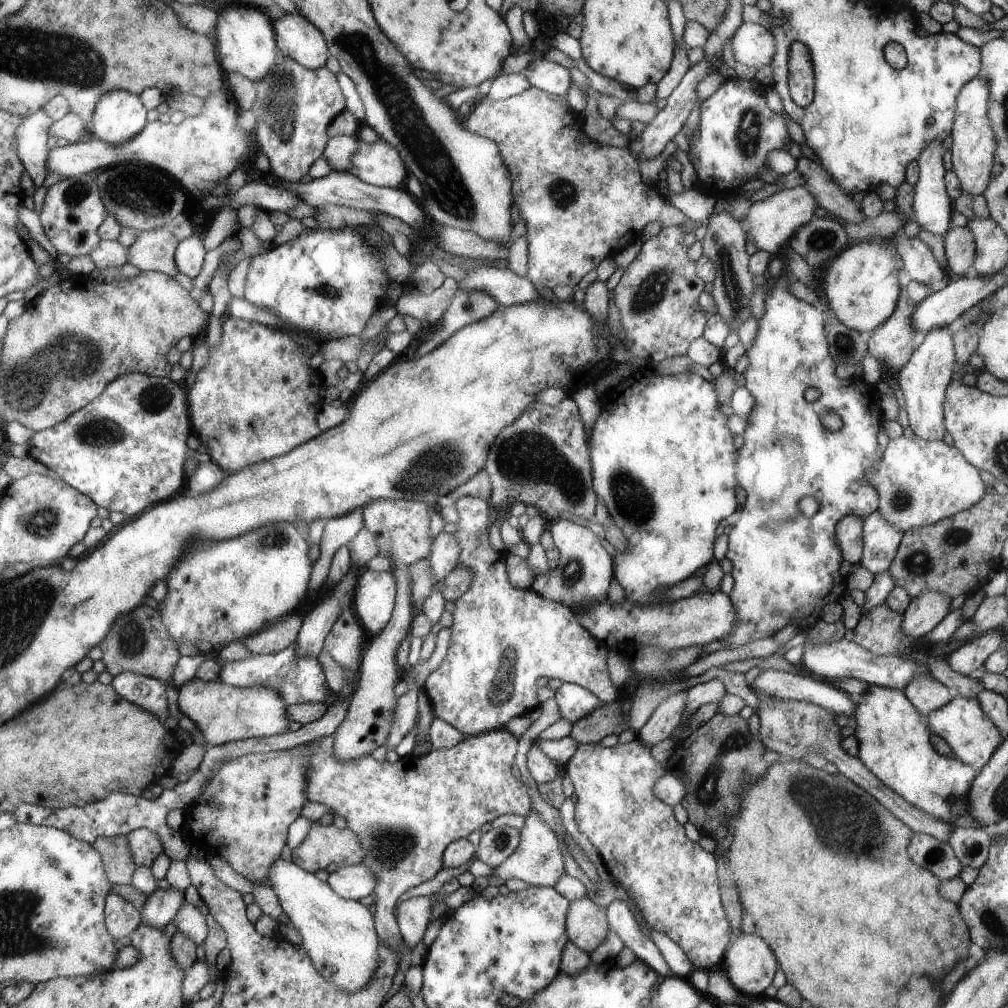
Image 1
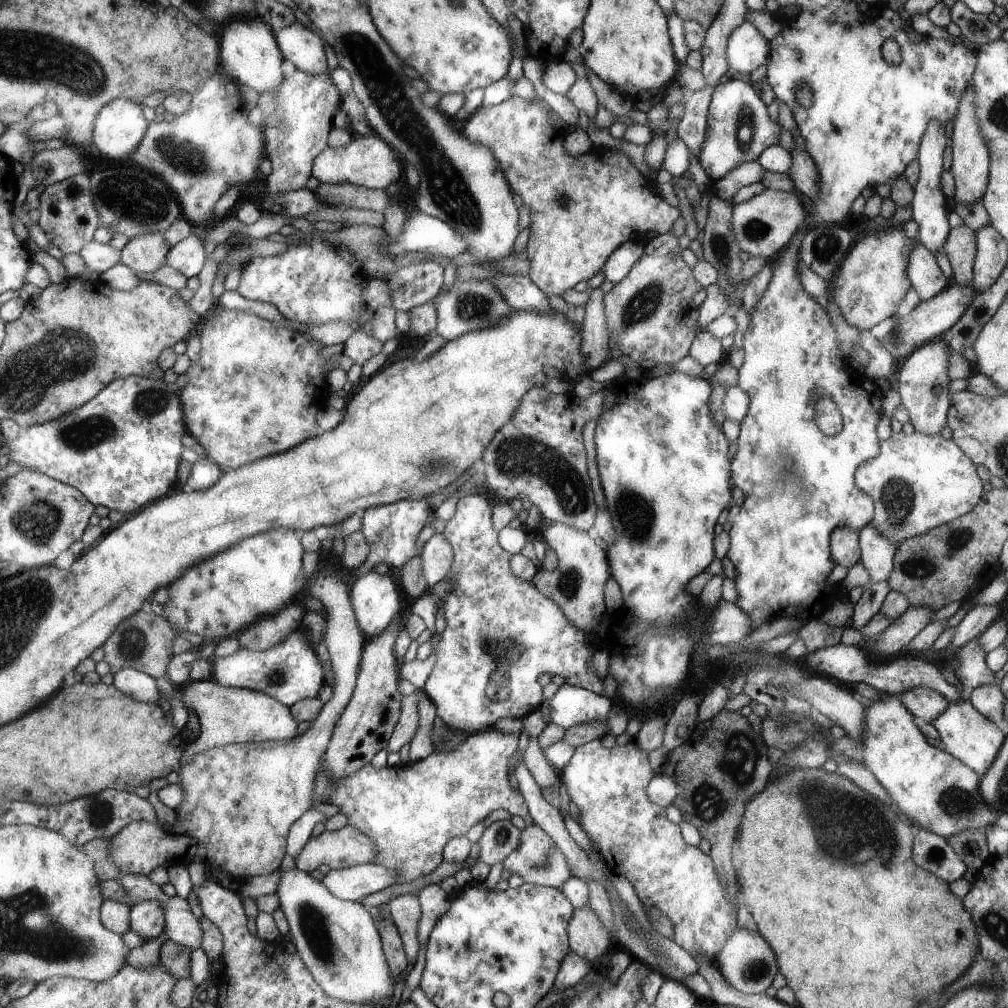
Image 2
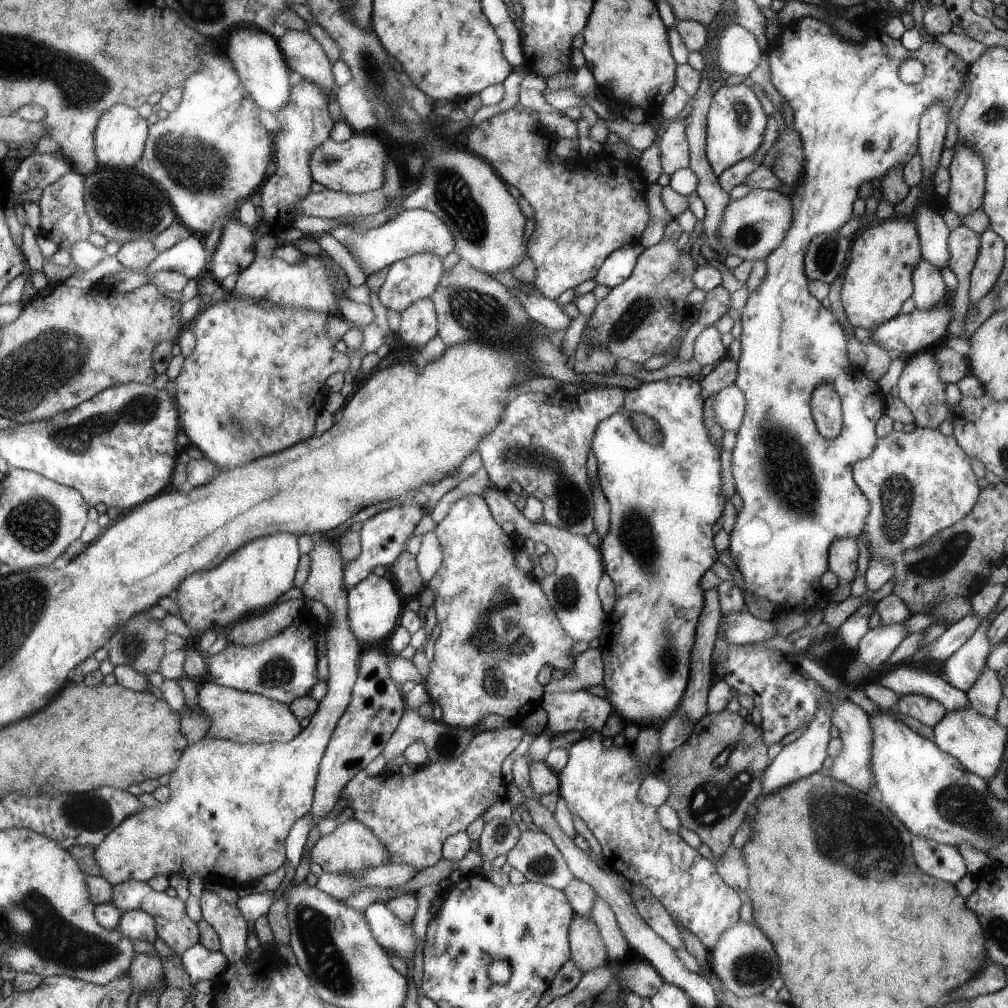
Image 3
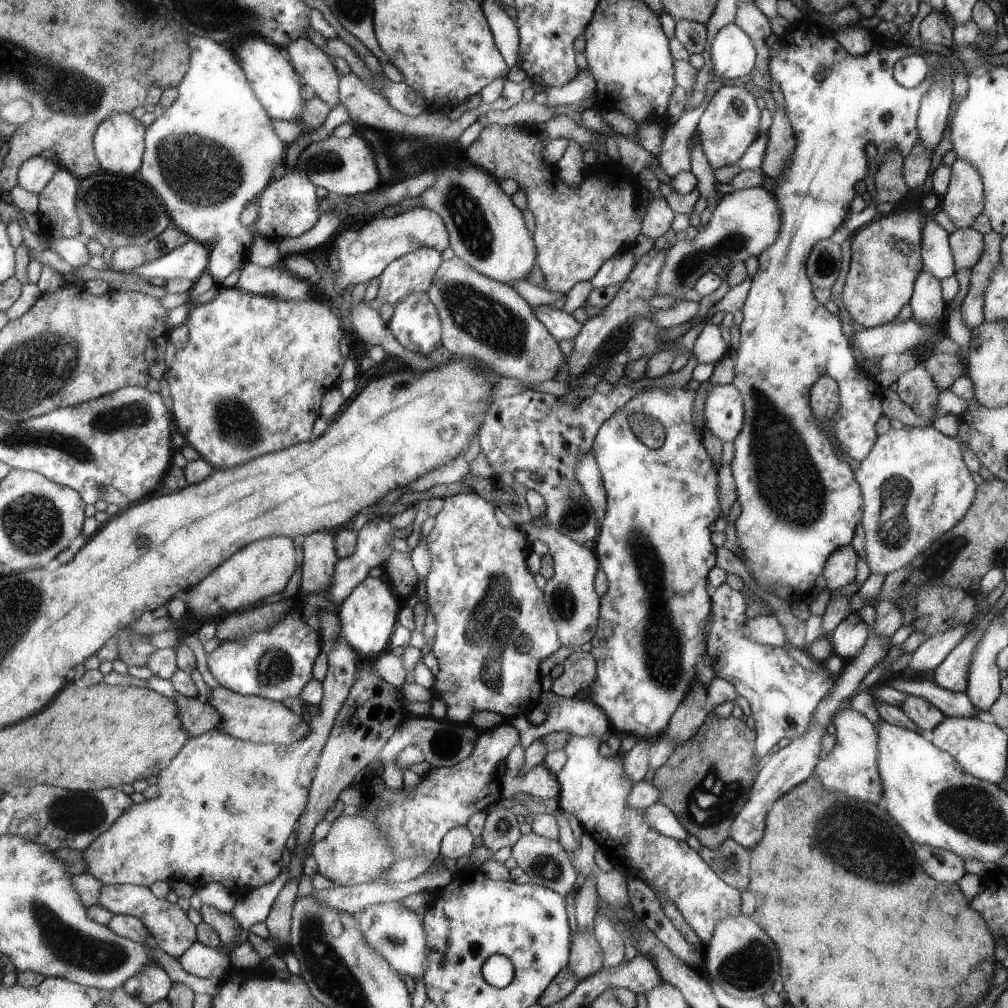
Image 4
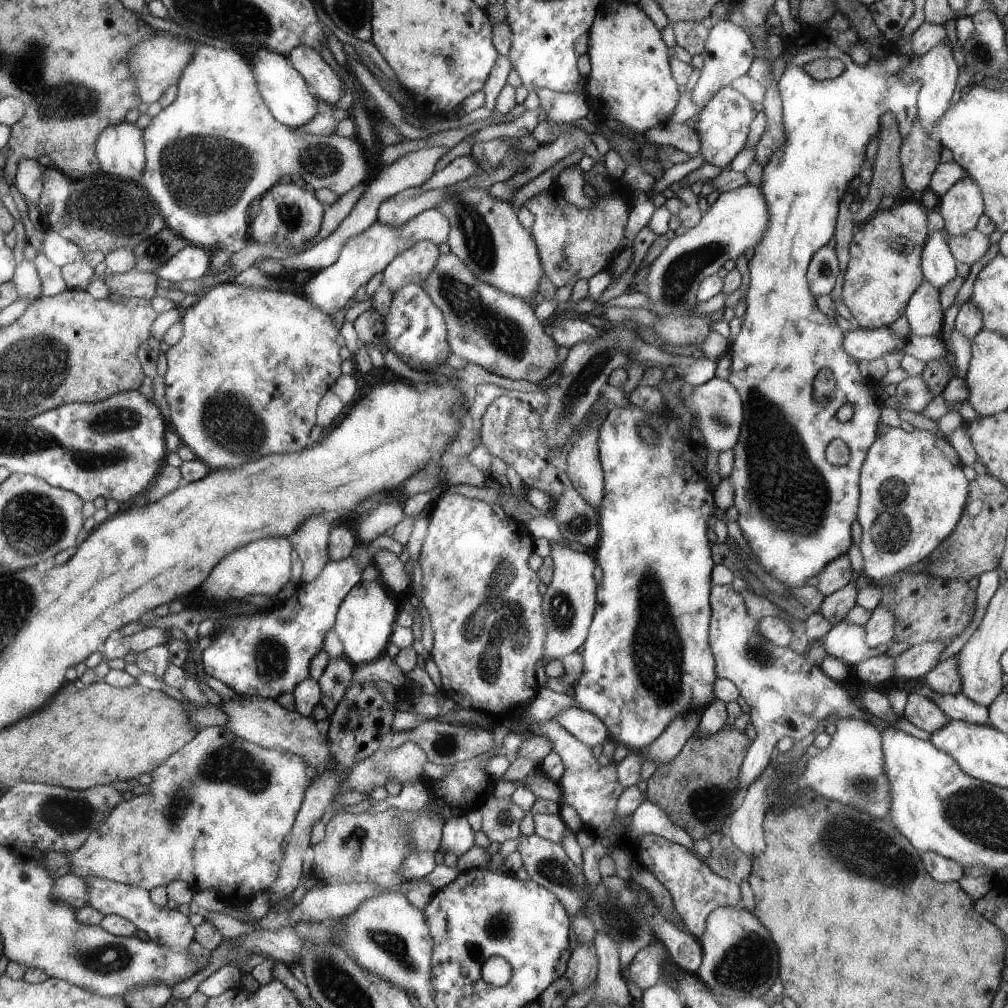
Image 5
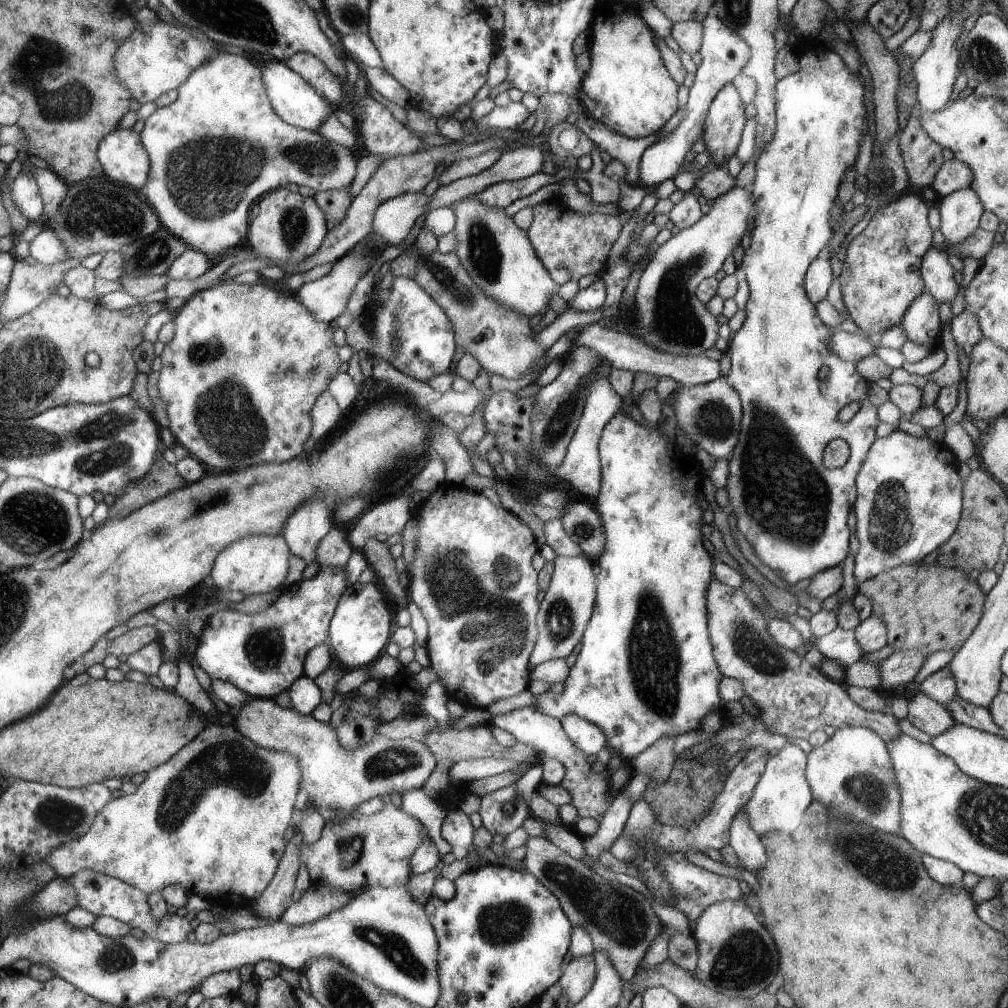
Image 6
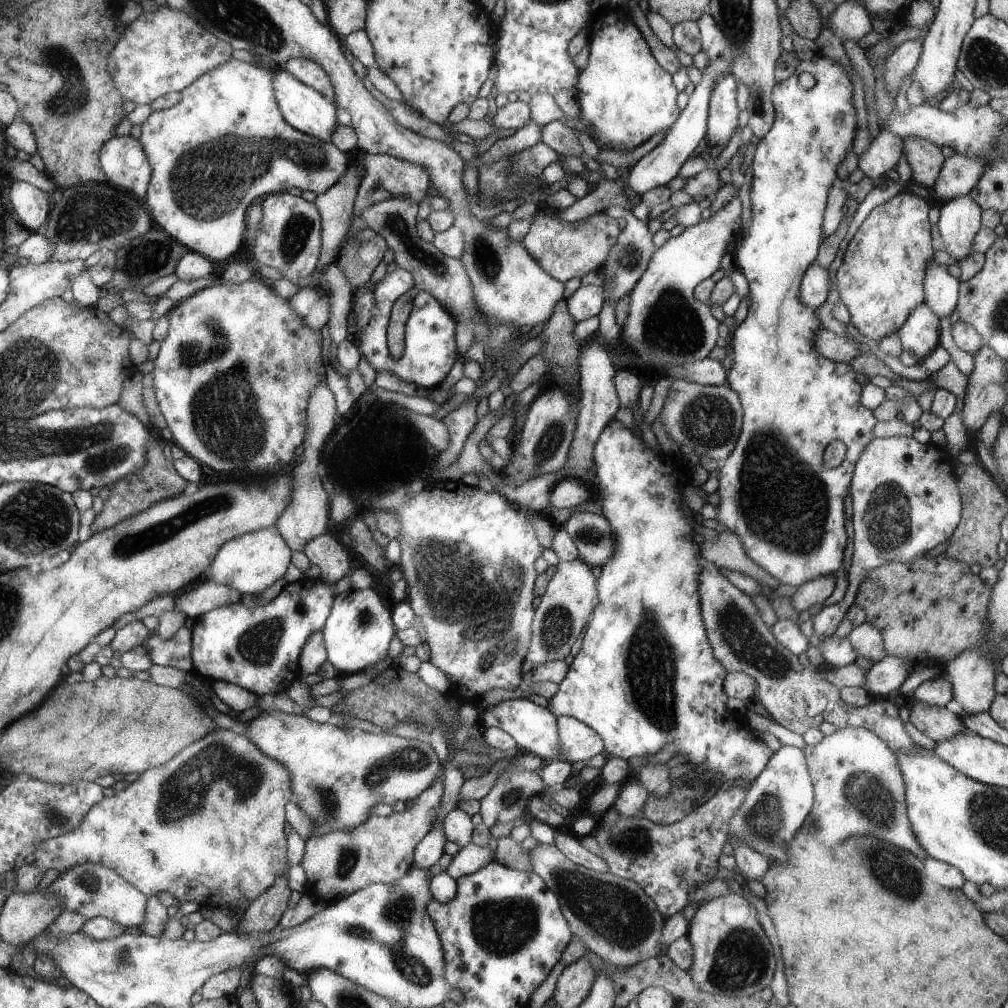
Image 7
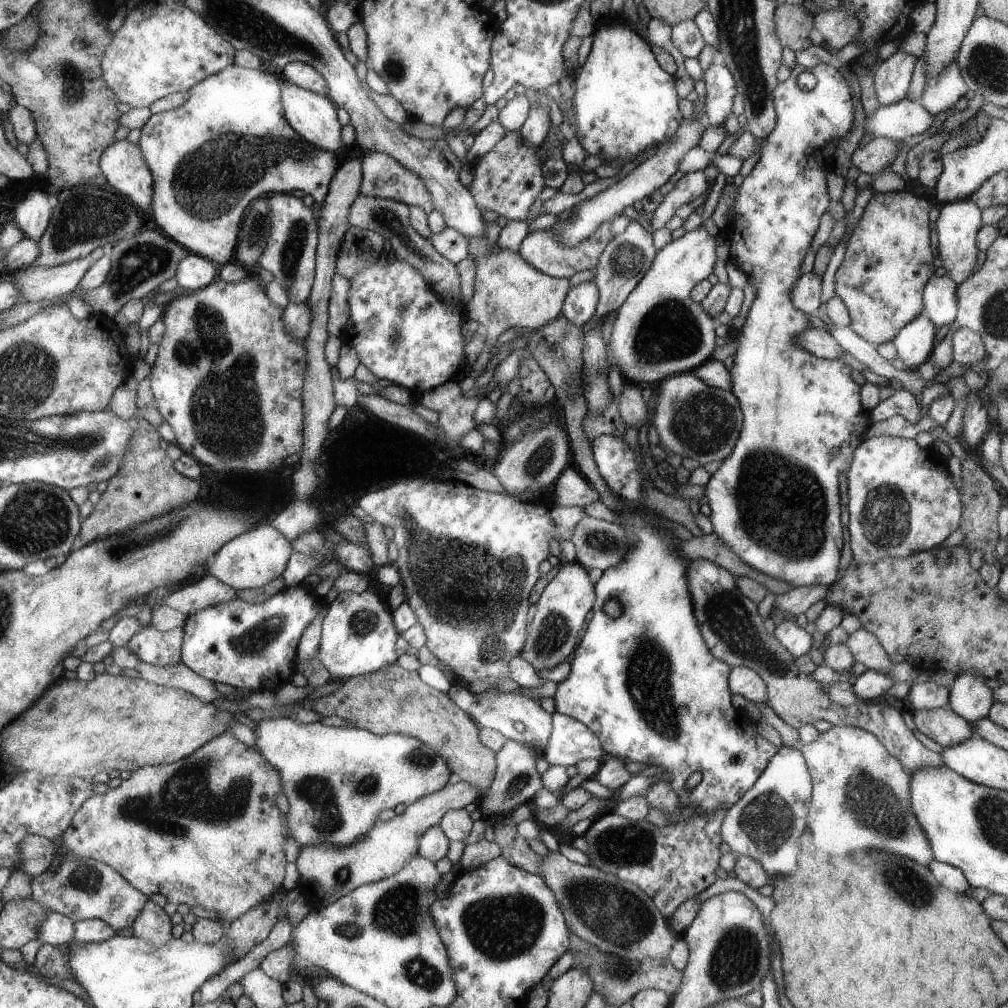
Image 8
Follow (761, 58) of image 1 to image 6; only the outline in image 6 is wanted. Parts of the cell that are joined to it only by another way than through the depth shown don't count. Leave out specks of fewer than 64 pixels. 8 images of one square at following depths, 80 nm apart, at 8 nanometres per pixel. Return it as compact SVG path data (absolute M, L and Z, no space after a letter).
M714 13L702 20L702 30L703 38L699 51L700 56L702 56L702 64L698 66L698 72L695 73L694 86L689 88L688 101L684 107L685 114L682 116L676 130L646 148L641 155L638 182L642 182L640 188L647 191L652 186L658 186L658 184L662 184L668 179L674 179L677 176L680 167L686 163L685 157L692 150L692 144L698 138L702 138L704 122L714 96L728 82L732 82L736 76L739 76L744 66L748 64L748 60L750 60L750 48L748 48L746 40L742 36L738 36L732 28L728 28Z

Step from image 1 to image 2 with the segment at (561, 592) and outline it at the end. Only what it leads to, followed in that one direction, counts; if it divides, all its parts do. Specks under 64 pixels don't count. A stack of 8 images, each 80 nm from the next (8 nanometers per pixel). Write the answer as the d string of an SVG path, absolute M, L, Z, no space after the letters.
M544 523L539 526L539 540L548 543L559 558L559 567L553 571L540 569L532 578L544 596L560 605L565 615L586 634L595 632L599 622L604 619L604 586L611 576L611 565L607 552L596 542L592 534L572 525L562 523Z

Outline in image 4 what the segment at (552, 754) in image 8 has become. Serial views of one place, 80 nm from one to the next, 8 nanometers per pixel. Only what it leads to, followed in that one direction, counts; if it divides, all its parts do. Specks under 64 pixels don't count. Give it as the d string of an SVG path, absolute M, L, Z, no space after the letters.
M547 687L544 691L543 702L549 704L549 711L542 724L530 724L527 722L525 716L517 717L508 721L518 730L520 745L525 750L530 745L534 744L534 740L541 739L550 733L568 733L569 735L579 737L587 737L590 735L601 737L606 731L612 729L606 711L592 699L578 698L578 696L567 697L564 695L557 695Z

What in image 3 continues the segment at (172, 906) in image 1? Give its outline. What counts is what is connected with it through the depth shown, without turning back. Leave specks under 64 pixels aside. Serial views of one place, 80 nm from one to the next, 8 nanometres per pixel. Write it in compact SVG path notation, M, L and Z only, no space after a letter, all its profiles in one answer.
M142 909L123 912L119 928L116 930L120 930L125 937L131 940L137 938L153 943L159 937L155 918Z

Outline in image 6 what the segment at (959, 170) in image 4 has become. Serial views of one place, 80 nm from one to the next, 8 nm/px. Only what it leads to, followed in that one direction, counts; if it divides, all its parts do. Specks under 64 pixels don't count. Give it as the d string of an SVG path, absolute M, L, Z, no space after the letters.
M971 186L956 189L949 195L940 197L938 209L941 214L939 230L947 246L969 237L979 227L984 212L980 197Z

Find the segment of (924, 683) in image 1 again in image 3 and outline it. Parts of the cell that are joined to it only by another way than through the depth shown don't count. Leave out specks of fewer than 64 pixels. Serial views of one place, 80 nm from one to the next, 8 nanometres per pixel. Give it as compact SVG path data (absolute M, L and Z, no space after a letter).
M923 694L901 696L895 709L929 727L938 724L947 713L943 704Z

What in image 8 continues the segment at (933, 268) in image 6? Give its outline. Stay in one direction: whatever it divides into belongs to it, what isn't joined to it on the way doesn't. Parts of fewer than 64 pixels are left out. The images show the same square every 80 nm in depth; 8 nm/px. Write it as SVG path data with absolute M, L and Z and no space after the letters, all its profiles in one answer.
M934 273L923 290L924 312L941 328L950 324L957 315L958 285L948 276Z

